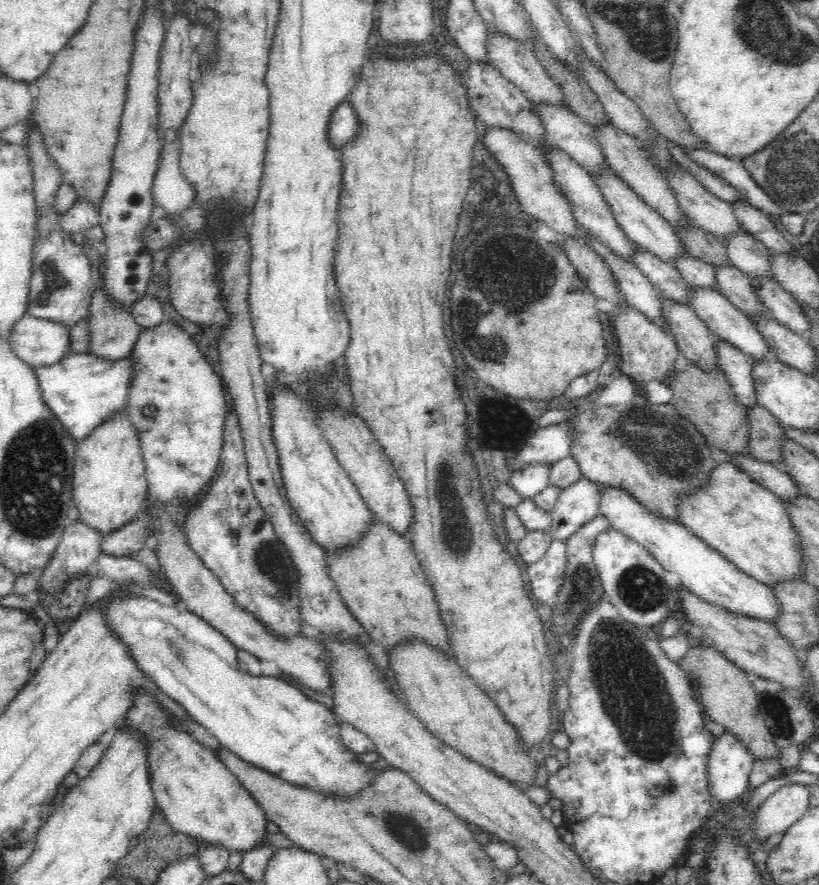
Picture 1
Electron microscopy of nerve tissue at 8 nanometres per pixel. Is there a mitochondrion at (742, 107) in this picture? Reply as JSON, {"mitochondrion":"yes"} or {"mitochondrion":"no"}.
{"mitochondrion":"no"}

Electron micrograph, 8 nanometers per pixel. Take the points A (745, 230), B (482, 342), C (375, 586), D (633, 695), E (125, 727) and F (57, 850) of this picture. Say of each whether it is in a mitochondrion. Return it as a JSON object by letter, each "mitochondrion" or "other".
{"A":"other","B":"mitochondrion","C":"other","D":"mitochondrion","E":"other","F":"other"}

